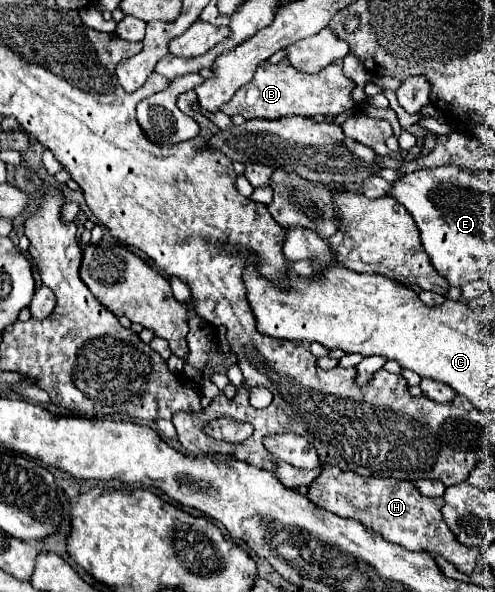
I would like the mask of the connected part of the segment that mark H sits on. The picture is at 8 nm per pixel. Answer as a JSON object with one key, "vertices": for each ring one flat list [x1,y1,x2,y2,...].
{"vertices":[[324,465,320,477,310,485,308,499,338,517,360,521,362,525,384,535,390,543,398,543,410,551,428,551,442,555,462,573,470,575,476,567,478,549,462,545,442,519,440,505,444,505,444,499,422,497,422,493,410,481,360,477,354,471,342,471,340,467]]}

